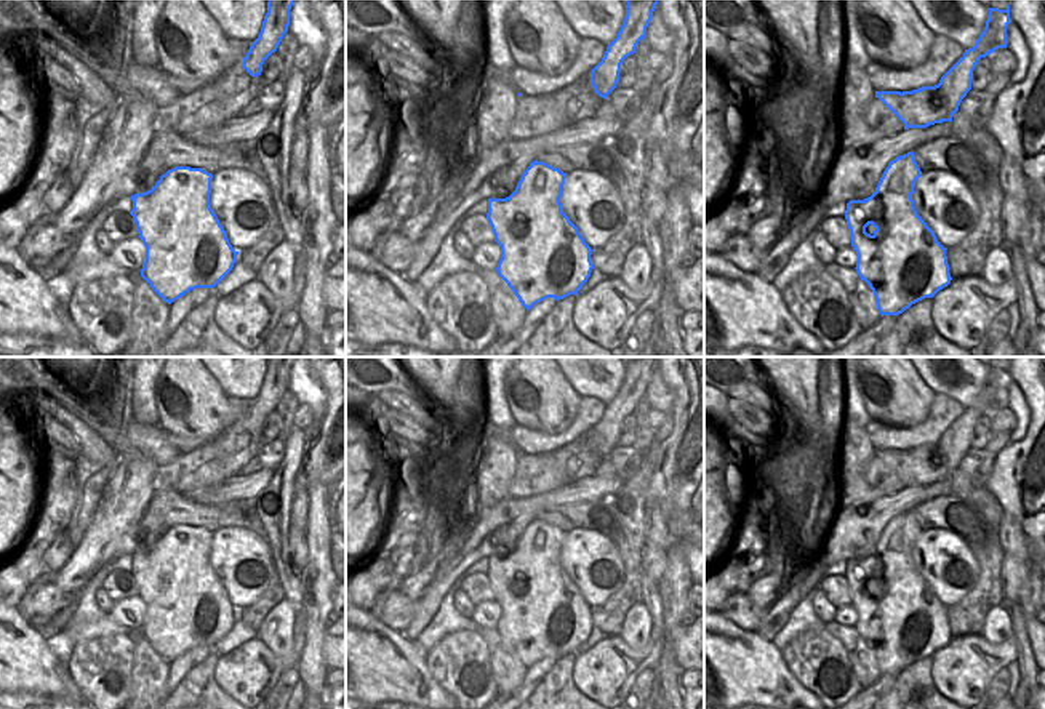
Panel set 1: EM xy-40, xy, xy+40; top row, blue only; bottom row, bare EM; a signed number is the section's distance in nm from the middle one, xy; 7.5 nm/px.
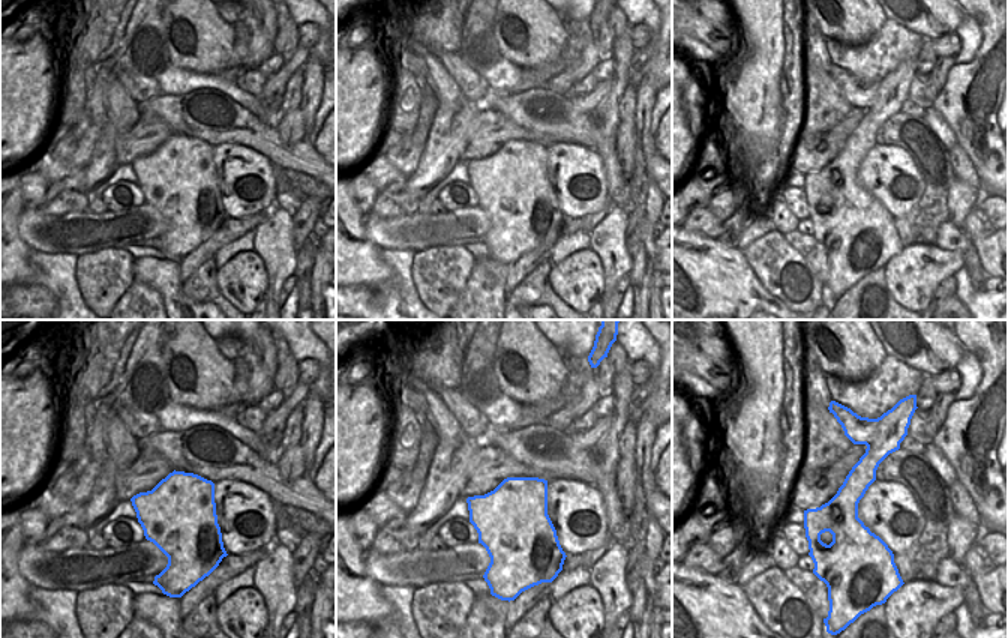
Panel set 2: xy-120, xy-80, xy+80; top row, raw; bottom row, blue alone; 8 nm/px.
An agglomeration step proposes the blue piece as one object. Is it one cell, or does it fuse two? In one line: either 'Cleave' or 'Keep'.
Keep.

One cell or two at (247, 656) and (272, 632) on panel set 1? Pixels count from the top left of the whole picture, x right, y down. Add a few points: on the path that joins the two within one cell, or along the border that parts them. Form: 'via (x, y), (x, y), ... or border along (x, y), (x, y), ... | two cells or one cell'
border along (295, 620), (288, 653), (276, 655), (258, 637) | two cells

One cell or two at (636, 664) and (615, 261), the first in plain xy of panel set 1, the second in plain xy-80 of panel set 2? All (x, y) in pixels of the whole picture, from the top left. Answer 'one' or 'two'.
two

